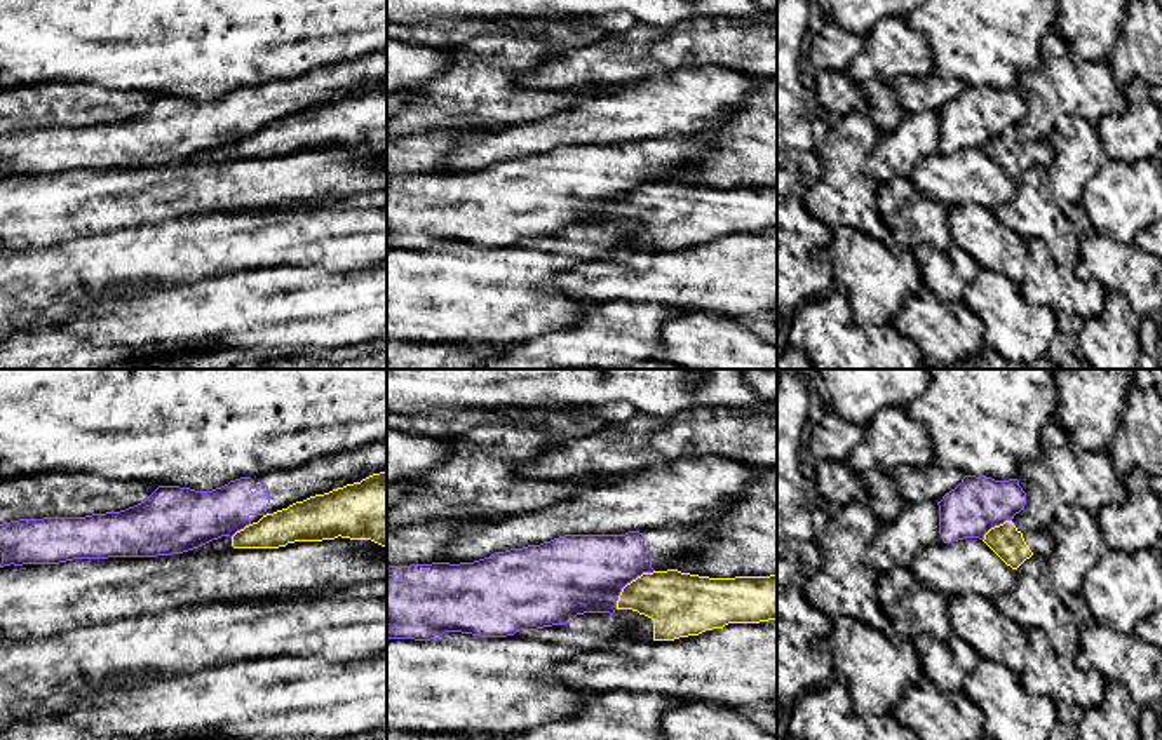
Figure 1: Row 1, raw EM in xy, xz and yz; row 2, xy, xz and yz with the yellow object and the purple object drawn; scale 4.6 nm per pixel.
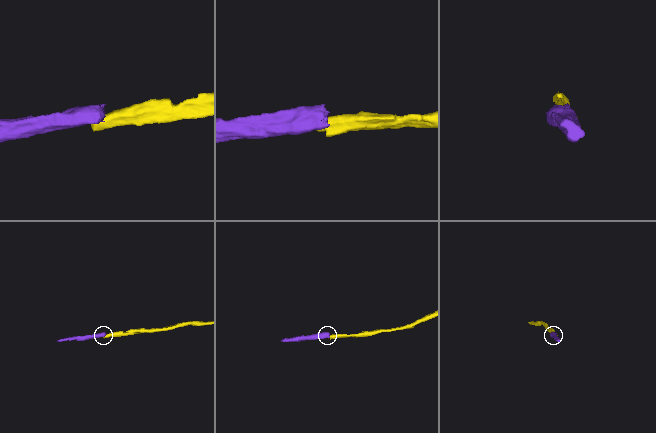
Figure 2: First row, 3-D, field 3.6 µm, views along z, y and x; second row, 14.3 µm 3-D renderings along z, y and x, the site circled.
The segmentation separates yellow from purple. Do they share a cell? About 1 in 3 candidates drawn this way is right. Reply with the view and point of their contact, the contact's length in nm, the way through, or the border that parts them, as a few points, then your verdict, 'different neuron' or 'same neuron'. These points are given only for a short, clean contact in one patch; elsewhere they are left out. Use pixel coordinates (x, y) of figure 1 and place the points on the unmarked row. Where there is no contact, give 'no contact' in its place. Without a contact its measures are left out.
contact xz (628, 194); length 260 nm; border xz (654, 180), (633, 188), (622, 199), (615, 218); different neuron

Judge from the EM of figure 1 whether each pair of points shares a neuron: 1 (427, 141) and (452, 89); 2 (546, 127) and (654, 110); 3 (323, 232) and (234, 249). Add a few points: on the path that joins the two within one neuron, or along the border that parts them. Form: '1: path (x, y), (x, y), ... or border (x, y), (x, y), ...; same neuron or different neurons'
1: border (471, 127), (439, 127), (405, 138); different neurons
2: path (572, 126), (608, 114), (628, 112); same neuron
3: path (300, 235), (256, 239); same neuron

